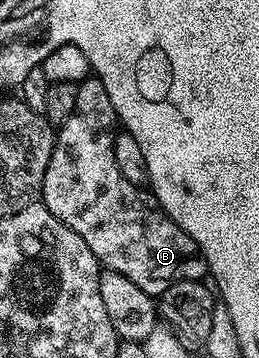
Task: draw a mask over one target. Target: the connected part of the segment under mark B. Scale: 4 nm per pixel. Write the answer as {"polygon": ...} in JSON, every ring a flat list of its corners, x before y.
{"polygon":[[90,75,77,86,75,95,75,111,59,126,55,133,51,163,47,163,47,171,43,175,40,200,51,211,51,215,59,218,71,231,75,231,91,247,98,262,105,269,115,271,119,275,127,275,135,287,147,291,151,295,160,295,180,281,200,281,208,274,209,265,205,256,197,252,195,239,183,231,163,211,157,202,156,192,148,188,127,183,115,163,115,139,119,129,117,112,111,103,111,95,107,95,107,87,103,87,101,77]]}

